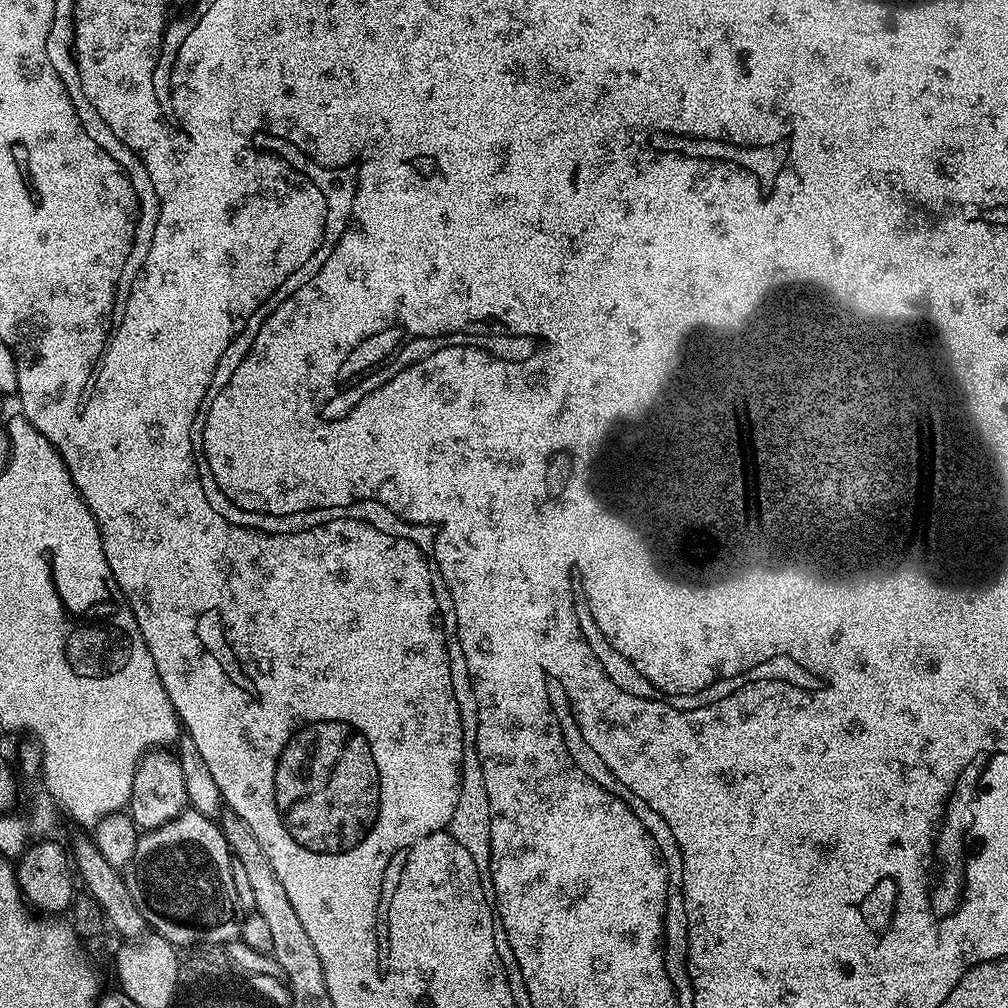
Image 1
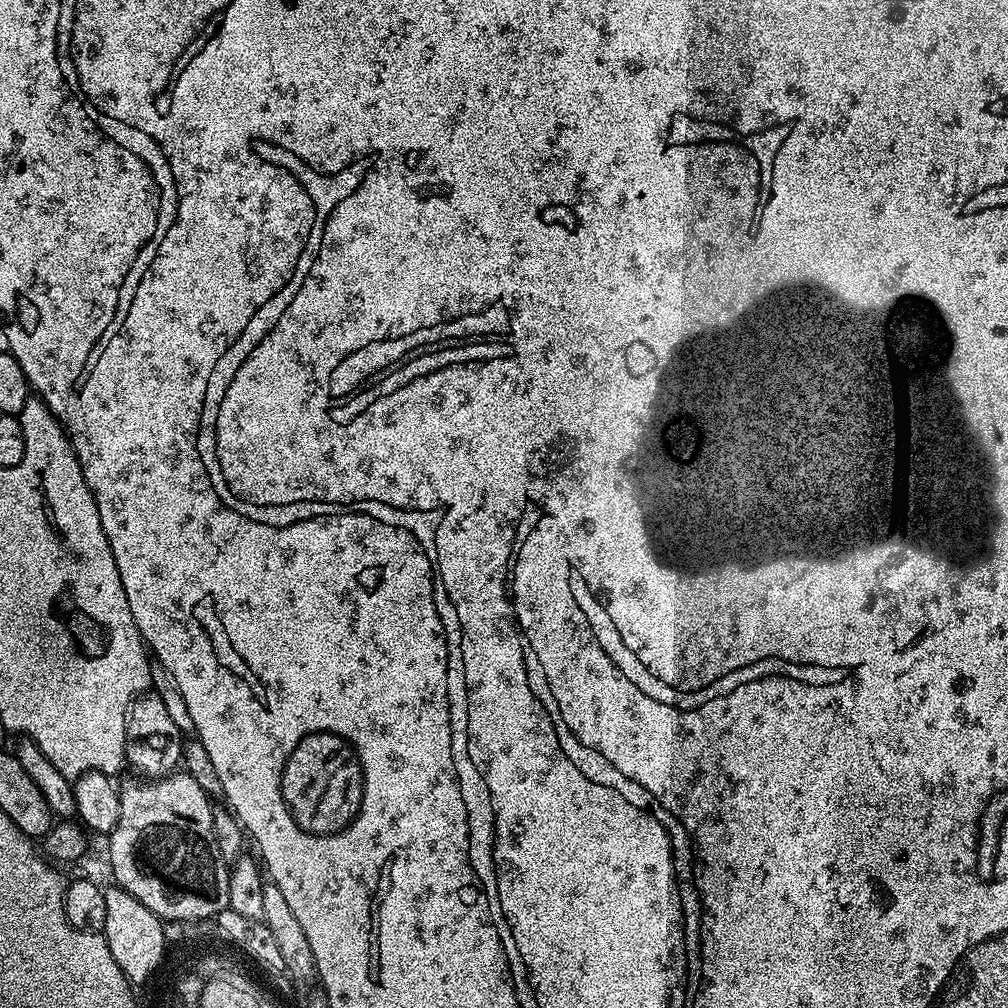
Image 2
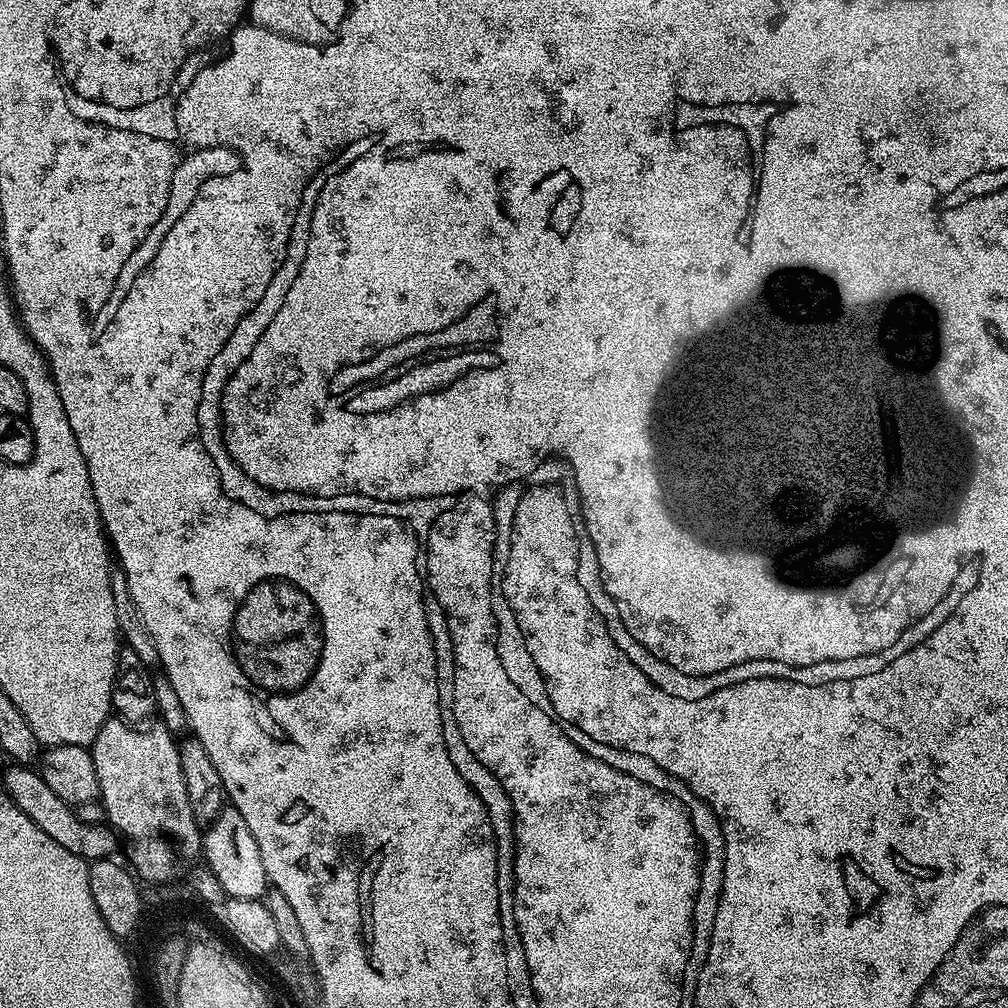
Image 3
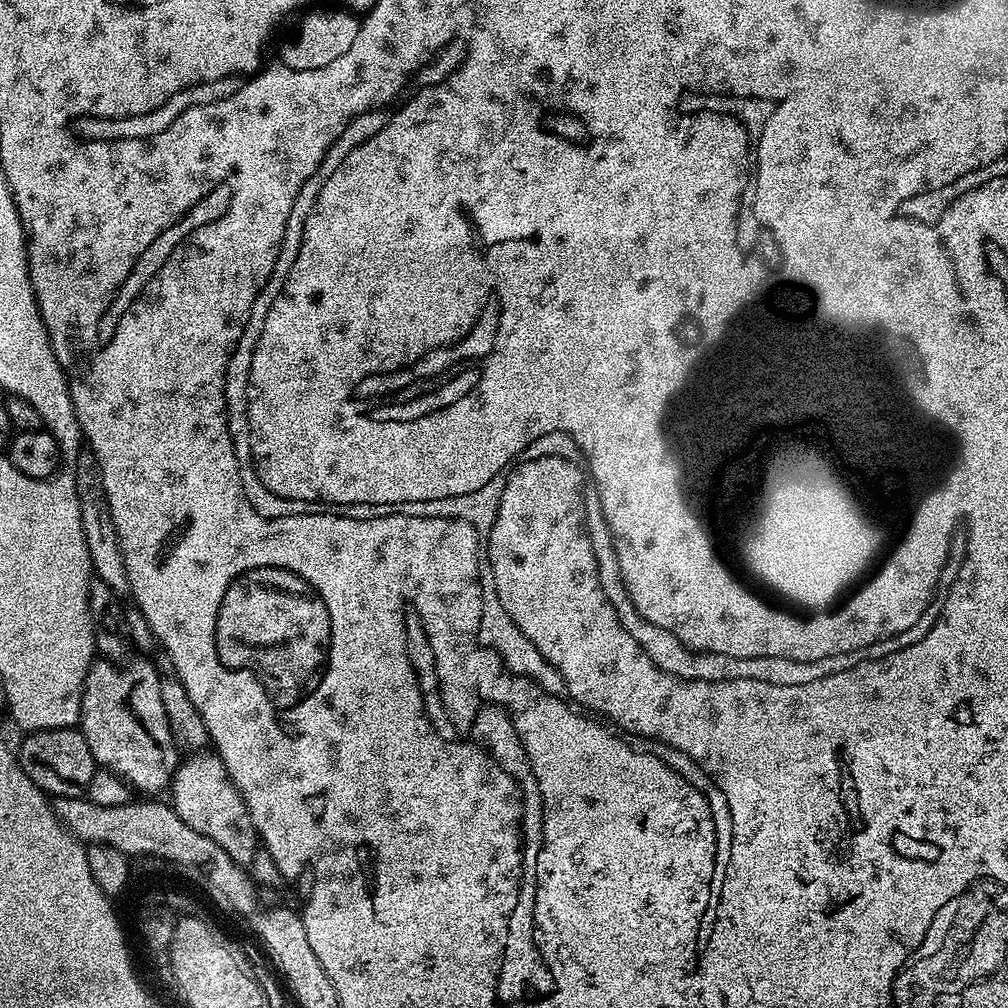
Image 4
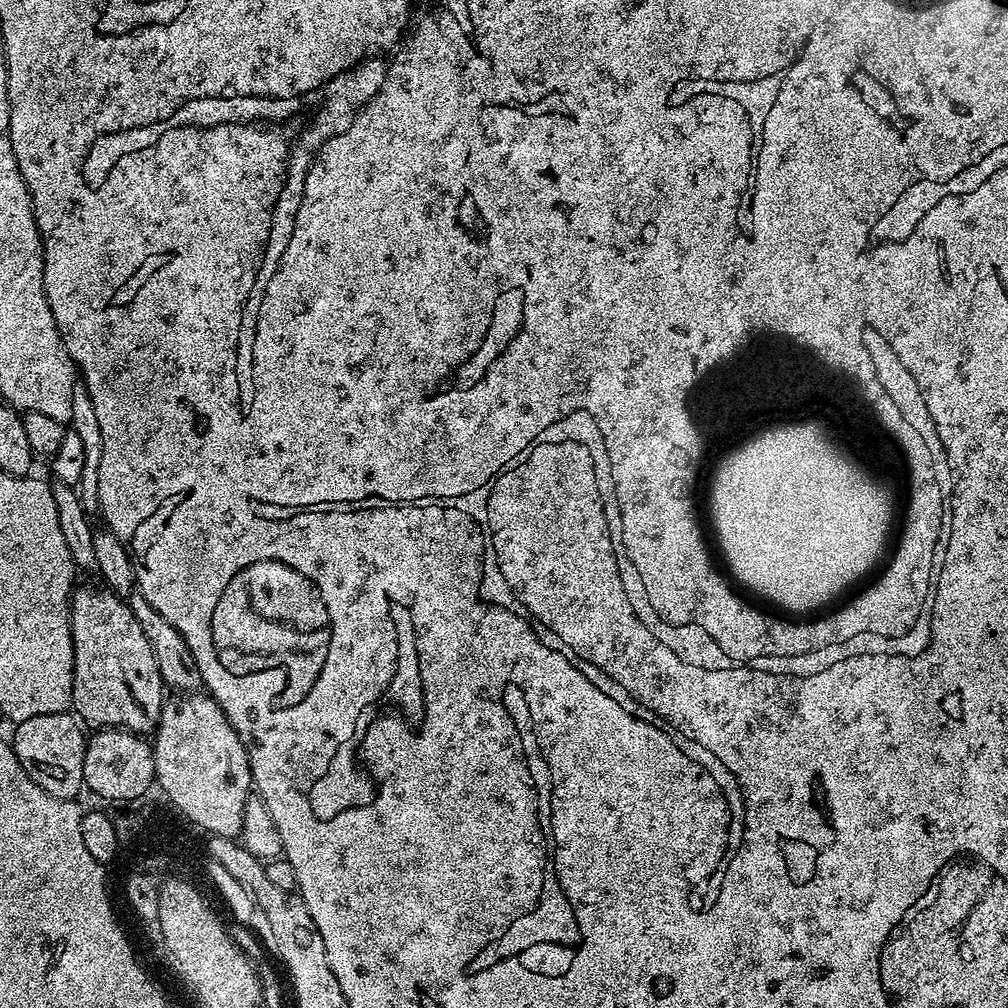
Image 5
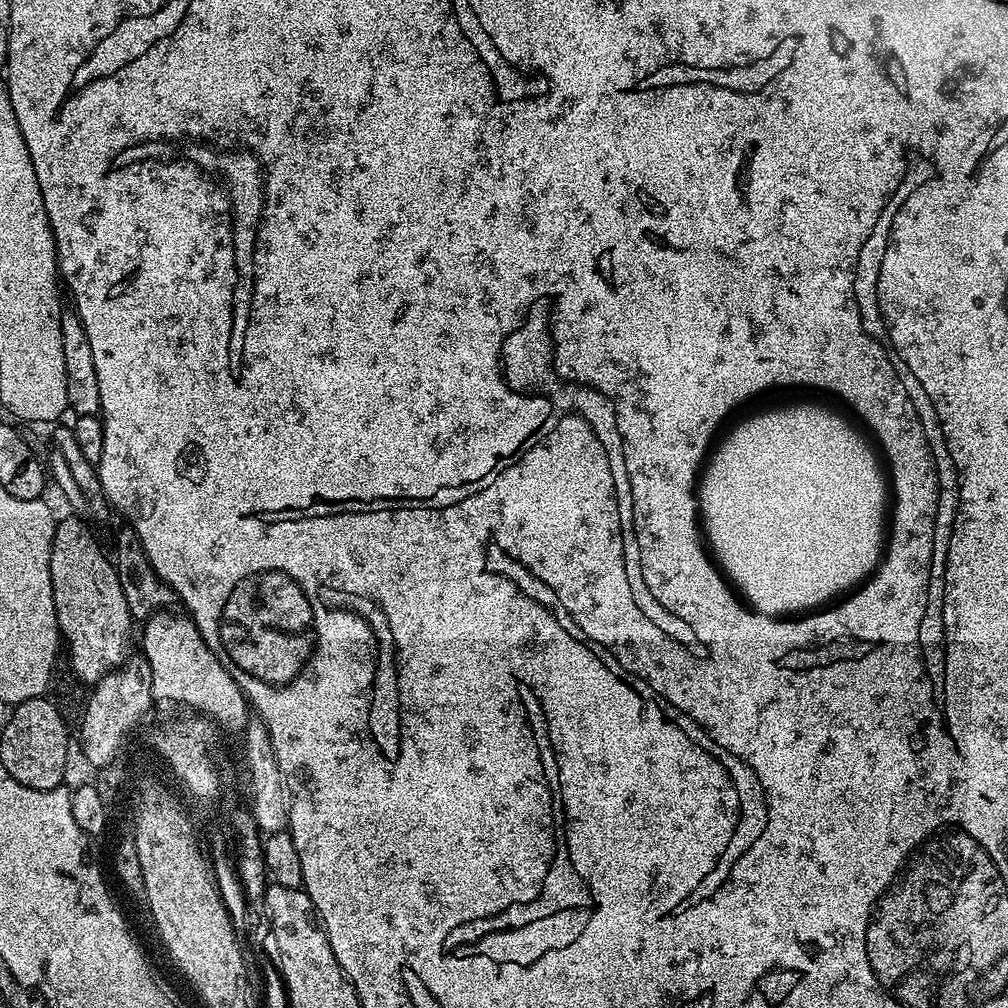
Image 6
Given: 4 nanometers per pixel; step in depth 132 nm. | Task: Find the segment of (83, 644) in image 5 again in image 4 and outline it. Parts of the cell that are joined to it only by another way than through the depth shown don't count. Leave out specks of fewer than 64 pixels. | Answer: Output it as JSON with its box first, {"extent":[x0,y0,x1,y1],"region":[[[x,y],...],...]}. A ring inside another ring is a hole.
{"extent":[78,658,178,798],"region":[[[132,658],[121,664],[93,659],[84,683],[78,727],[101,769],[122,777],[129,788],[148,798],[169,791],[178,767],[178,749],[162,707],[160,674],[151,659]]]}

